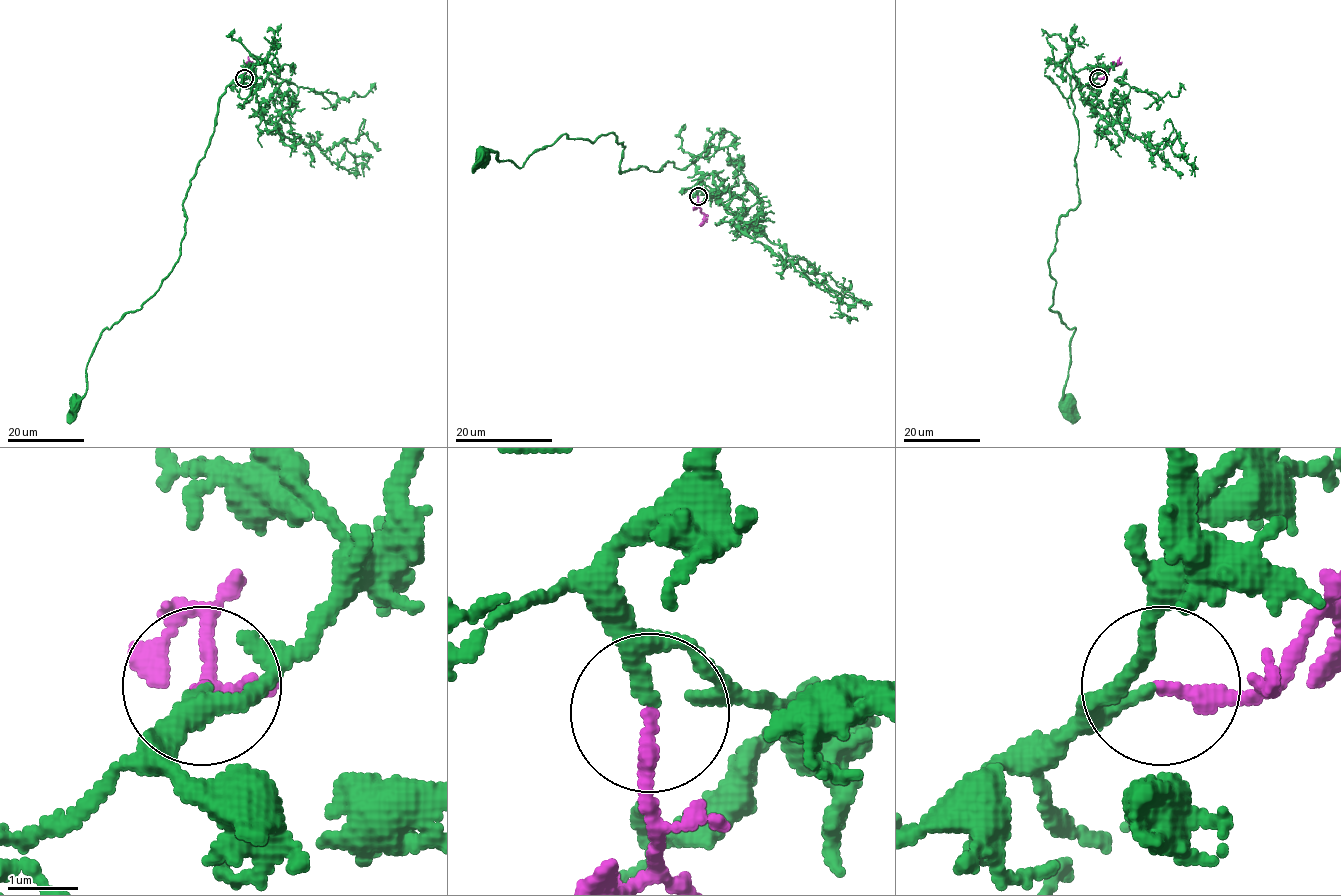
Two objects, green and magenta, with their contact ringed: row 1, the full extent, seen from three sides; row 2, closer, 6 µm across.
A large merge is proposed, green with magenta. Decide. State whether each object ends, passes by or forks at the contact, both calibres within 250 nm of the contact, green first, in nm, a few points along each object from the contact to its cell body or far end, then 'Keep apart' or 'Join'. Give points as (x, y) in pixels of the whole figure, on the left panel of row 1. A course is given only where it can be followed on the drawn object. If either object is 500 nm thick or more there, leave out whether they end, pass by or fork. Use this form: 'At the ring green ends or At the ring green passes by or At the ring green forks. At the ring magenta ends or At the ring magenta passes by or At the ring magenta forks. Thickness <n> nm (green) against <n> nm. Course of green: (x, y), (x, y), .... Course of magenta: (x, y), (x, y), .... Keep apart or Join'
At the ring green passes by. At the ring magenta ends. Thickness 150 nm (green) against 200 nm. Course of green: (244, 78), (219, 98), (182, 206), (177, 262), (103, 331), (72, 405). Course of magenta: (244, 78), (248, 57). Join

